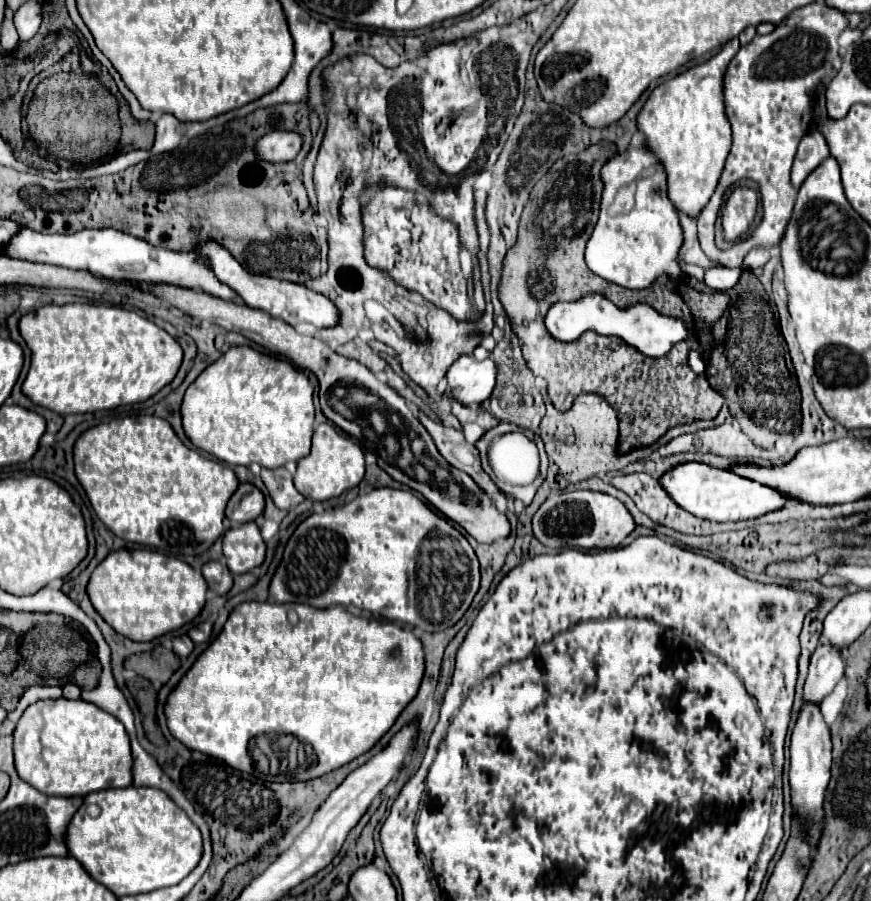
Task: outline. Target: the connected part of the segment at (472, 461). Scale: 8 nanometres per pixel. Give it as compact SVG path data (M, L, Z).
M422 412L418 414L418 418L420 418L420 422L426 426L428 434L434 438L440 454L450 462L450 466L466 472L488 496L494 496L494 494L508 496L508 494L504 494L502 490L498 490L498 486L496 486L496 484L488 478L488 474L482 470L478 450L464 440L464 434L462 434L460 430L446 428L446 426L442 426L440 422L432 422L432 420L430 420L428 416L424 416Z

